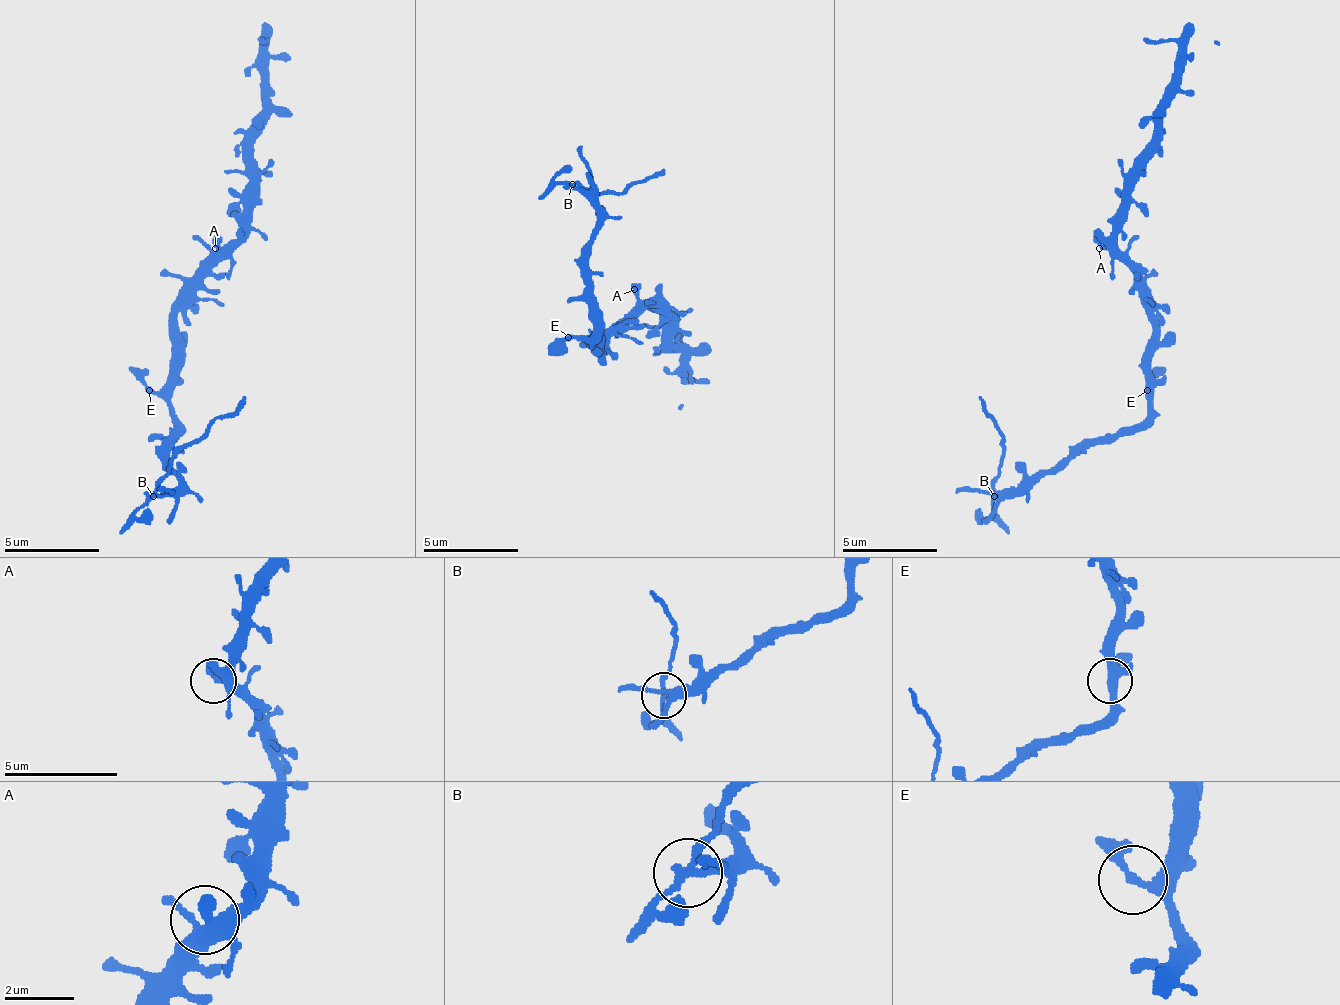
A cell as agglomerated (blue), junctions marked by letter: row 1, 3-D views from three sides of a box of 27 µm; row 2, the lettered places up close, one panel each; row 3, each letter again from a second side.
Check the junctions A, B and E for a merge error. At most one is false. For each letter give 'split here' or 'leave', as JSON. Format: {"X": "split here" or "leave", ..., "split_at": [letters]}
{"A": "leave", "B": "split here", "E": "leave", "split_at": ["B"]}

